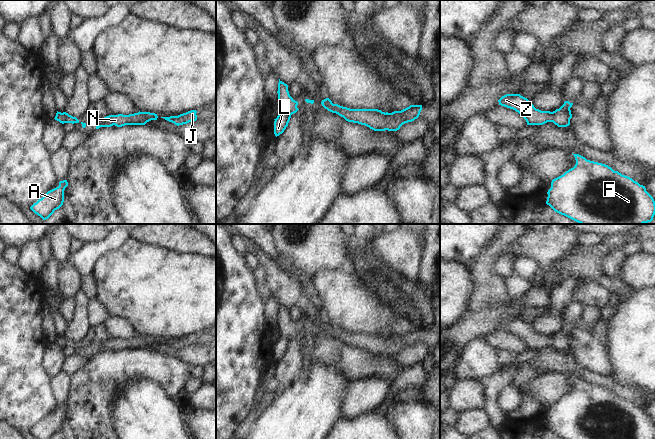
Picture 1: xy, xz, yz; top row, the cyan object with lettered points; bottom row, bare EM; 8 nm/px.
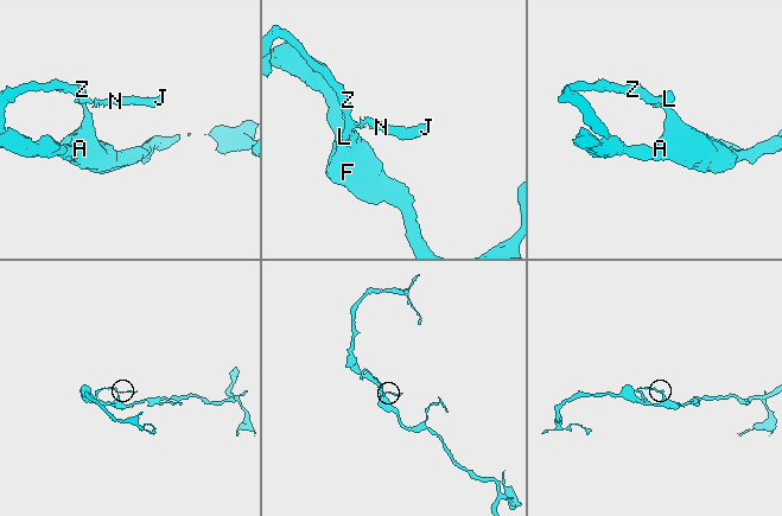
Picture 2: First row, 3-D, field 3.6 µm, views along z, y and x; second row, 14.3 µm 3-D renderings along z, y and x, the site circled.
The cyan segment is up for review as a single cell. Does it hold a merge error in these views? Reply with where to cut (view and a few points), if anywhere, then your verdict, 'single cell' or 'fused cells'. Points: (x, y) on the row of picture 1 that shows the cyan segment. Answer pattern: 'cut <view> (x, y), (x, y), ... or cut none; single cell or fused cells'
cut none; single cell

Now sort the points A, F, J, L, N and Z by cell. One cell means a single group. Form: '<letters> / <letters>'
A F J L N Z

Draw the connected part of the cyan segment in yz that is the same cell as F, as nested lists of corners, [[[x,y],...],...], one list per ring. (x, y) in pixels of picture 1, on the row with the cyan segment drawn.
[[[579,154],[573,155],[576,160],[575,166],[563,175],[553,179],[551,188],[547,192],[546,204],[555,212],[580,224],[644,224],[653,220],[655,201],[646,191],[645,186],[618,171],[614,171],[608,165],[587,160]]]

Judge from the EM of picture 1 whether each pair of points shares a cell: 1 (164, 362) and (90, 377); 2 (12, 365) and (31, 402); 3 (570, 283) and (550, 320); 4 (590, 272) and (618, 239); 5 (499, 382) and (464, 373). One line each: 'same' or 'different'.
1: same
2: same
3: same
4: same
5: different

